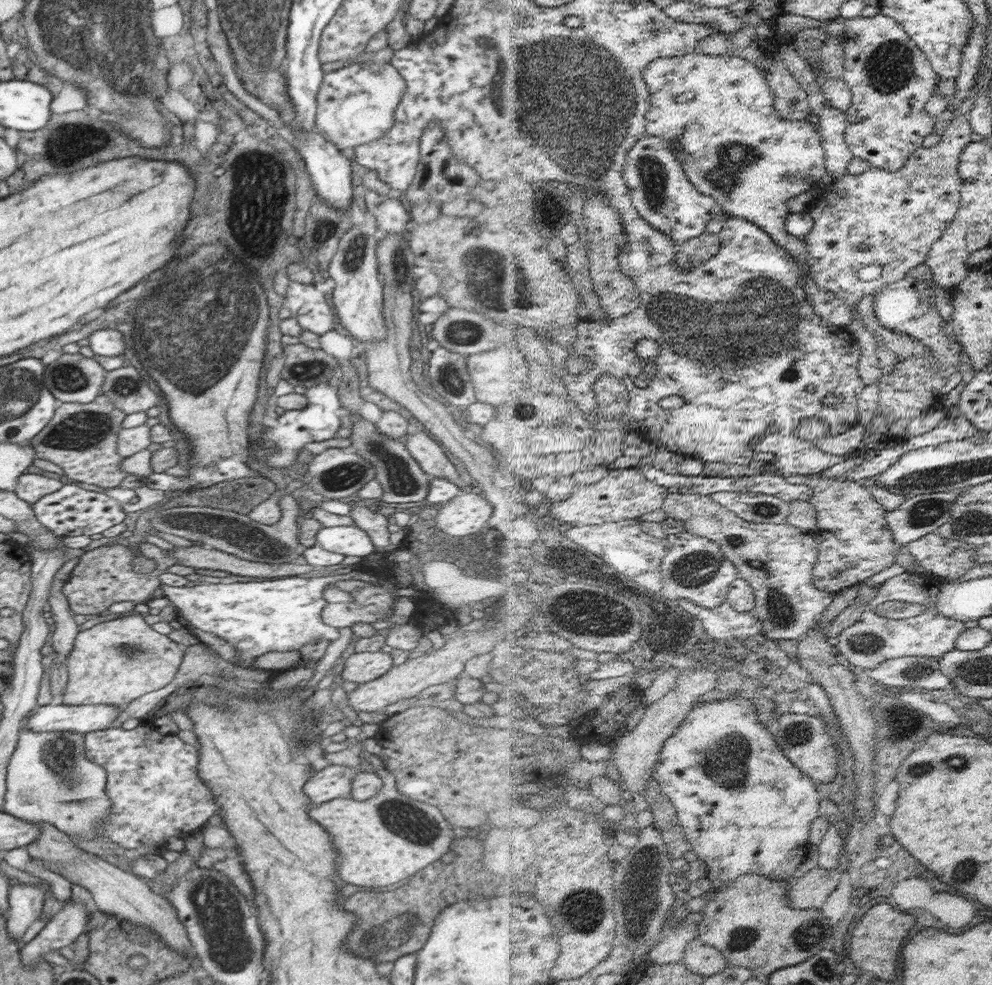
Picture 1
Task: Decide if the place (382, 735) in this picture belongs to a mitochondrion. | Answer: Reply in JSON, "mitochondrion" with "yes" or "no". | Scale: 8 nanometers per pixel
{"mitochondrion":"no"}

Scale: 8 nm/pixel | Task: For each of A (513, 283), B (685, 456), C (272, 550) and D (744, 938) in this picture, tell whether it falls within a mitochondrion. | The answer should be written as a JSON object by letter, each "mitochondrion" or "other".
{"A":"mitochondrion","B":"other","C":"mitochondrion","D":"mitochondrion"}

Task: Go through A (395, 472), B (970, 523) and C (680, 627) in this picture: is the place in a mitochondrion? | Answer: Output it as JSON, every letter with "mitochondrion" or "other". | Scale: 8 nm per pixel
{"A":"mitochondrion","B":"mitochondrion","C":"other"}

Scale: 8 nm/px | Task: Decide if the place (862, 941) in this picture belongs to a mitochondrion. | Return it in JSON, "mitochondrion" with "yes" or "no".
{"mitochondrion":"no"}

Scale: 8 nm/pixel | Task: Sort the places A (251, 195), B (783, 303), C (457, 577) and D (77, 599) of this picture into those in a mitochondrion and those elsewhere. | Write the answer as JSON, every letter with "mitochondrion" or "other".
{"A":"mitochondrion","B":"mitochondrion","C":"other","D":"other"}

